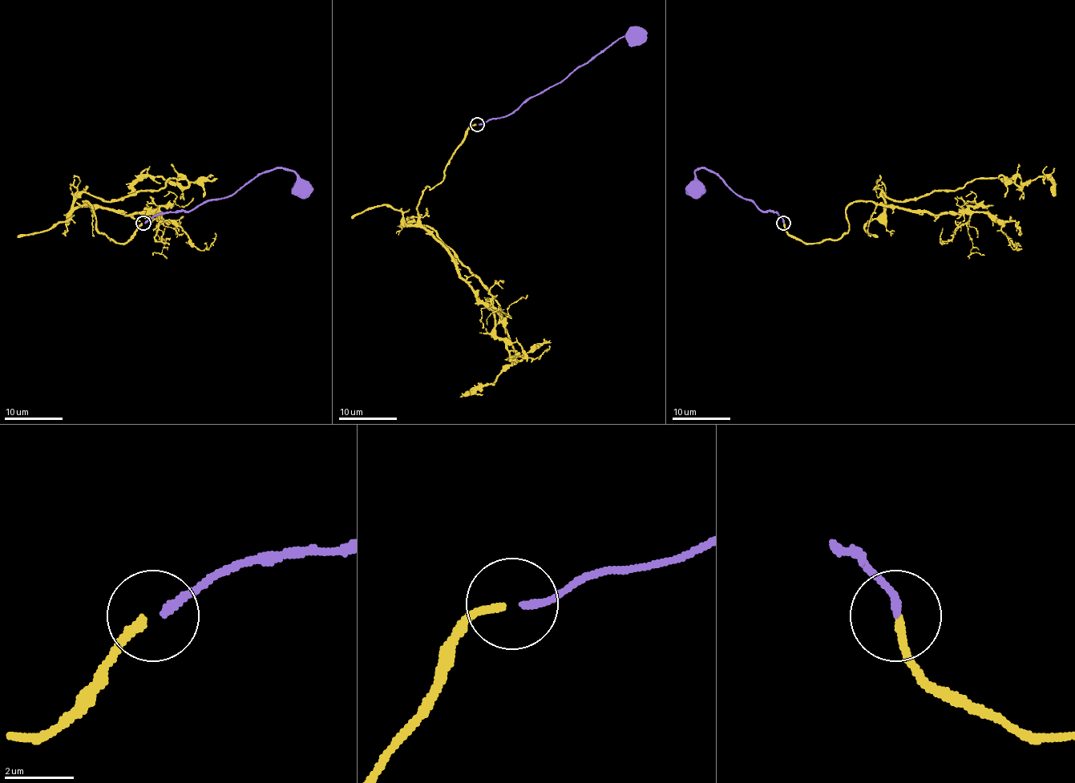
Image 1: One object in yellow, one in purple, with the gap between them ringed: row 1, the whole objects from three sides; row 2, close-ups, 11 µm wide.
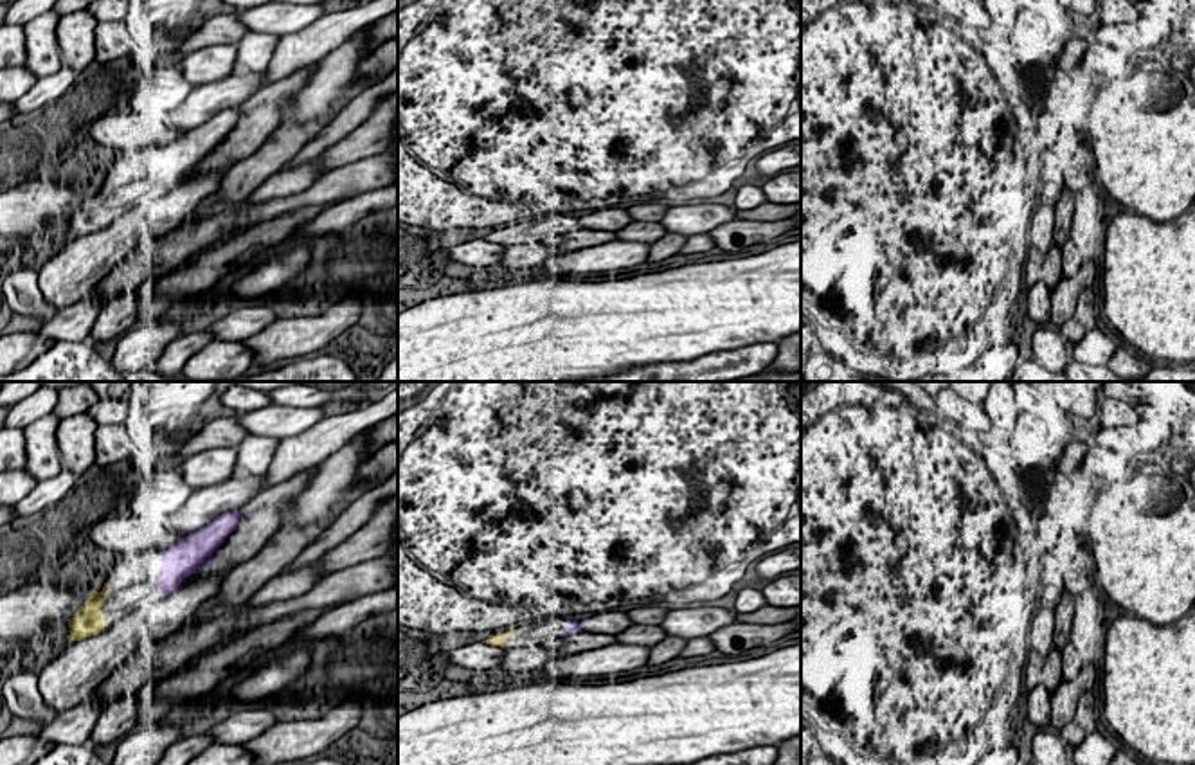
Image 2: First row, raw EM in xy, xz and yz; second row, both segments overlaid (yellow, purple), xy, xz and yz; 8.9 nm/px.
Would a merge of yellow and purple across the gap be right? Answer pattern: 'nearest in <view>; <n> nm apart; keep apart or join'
nearest in xy; 440 nm apart; join

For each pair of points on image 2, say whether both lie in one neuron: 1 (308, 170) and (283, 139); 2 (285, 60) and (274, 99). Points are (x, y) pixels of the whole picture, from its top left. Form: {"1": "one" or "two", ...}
{"1": "two", "2": "two"}

